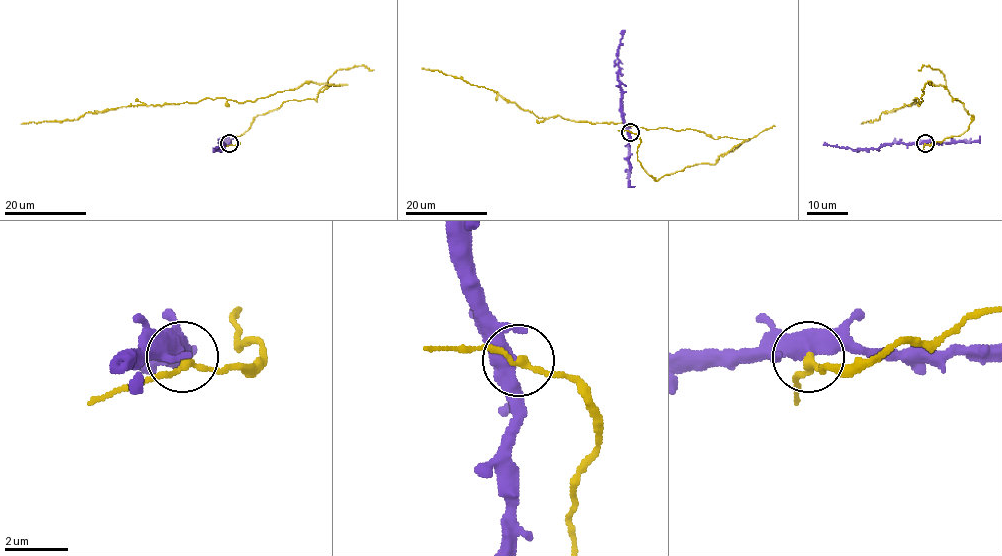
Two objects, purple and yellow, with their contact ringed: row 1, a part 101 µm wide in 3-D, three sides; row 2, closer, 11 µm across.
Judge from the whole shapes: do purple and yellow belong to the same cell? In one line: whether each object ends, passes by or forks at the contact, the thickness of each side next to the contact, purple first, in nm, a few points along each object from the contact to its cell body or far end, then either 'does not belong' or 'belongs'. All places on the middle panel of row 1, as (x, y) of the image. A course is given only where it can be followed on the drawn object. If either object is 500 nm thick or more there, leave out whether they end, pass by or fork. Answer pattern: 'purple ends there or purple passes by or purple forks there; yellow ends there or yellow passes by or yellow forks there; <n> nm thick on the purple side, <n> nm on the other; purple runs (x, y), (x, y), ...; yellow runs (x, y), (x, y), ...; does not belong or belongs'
purple passes by; yellow passes by; 480 nm thick on the purple side, 200 nm on the other; purple runs (630, 132), (624, 119), (619, 84), (618, 46), (625, 30); yellow runs (630, 132), (656, 180), (714, 165), (743, 140), (539, 118), (422, 68); does not belong

